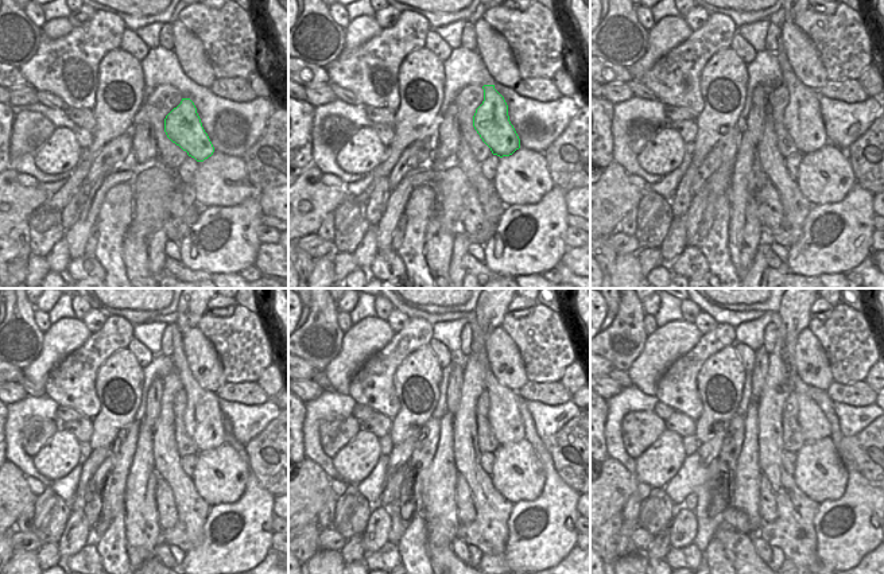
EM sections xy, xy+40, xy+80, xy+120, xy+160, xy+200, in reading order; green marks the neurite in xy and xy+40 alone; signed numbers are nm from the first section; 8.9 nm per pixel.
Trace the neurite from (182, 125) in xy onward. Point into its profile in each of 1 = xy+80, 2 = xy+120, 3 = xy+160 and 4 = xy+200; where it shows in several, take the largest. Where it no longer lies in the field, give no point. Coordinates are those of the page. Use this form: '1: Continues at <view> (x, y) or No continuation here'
1: Continues at xy+80 (802, 119)
2: Continues at xy+120 (204, 422)
3: Continues at xy+160 (504, 418)
4: Continues at xy+200 (814, 426)

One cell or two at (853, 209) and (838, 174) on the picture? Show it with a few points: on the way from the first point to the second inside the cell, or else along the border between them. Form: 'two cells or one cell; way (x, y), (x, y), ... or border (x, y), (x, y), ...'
two cells; border (856, 183), (840, 201), (818, 205)

